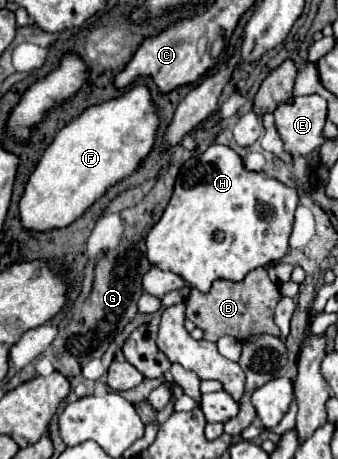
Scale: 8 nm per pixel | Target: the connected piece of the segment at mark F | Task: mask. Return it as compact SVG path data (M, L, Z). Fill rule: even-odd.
M134 85L132 89L124 89L114 99L84 109L78 117L74 117L54 135L52 143L44 149L36 169L32 171L18 205L22 227L30 231L50 231L50 229L64 229L72 225L110 187L114 187L116 183L120 183L122 179L130 177L134 171L140 169L142 161L154 149L158 123L160 123L160 113L146 85Z

